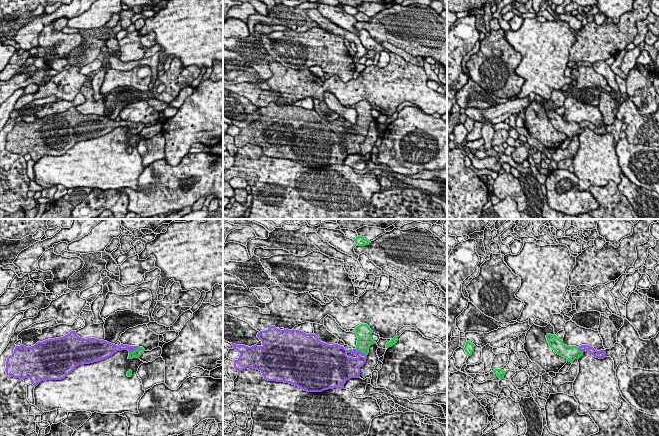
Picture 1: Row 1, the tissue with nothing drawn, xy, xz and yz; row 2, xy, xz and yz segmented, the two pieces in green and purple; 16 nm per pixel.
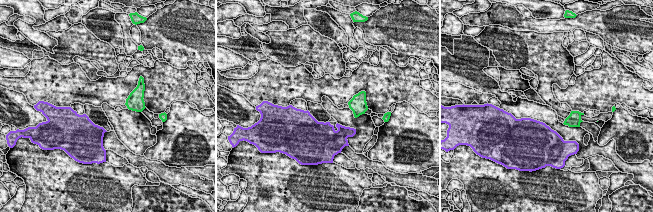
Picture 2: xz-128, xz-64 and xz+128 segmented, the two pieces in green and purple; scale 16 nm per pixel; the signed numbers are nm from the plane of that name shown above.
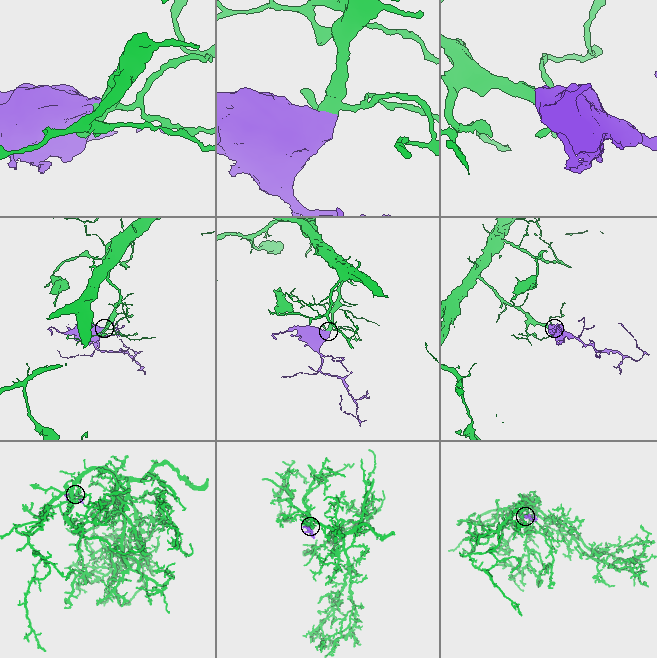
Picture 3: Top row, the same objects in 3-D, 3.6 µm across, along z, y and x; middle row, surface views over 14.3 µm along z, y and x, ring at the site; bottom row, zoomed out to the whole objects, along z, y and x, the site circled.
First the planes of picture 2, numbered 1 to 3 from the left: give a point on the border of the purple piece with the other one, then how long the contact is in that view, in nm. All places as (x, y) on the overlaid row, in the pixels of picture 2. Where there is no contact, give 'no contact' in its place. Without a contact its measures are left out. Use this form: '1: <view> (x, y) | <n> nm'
1: no contact
2: no contact
3: no contact

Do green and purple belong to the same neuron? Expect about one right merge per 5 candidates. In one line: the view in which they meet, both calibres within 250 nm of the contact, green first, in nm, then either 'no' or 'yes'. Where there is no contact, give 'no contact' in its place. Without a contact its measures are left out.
xz | 240/220 nm | yes

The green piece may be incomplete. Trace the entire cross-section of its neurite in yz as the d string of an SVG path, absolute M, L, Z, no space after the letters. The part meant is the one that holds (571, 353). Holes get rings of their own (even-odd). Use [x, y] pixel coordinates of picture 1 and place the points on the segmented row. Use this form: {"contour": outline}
{"contour": "M547 334L546 335L549 346L554 350L554 352L564 358L567 361L573 363L575 359L579 359L583 352L586 350L594 357L599 359L604 359L606 357L605 350L597 351L589 345L576 346L567 346L563 344L563 341L560 340L556 335Z"}

